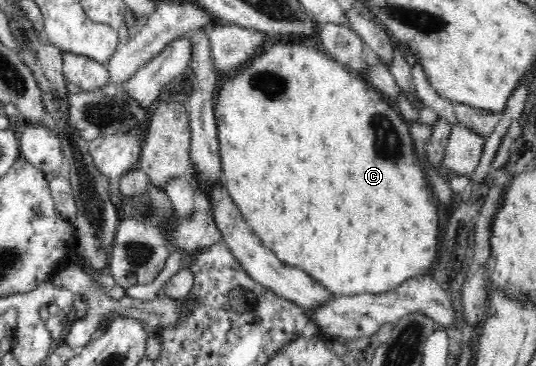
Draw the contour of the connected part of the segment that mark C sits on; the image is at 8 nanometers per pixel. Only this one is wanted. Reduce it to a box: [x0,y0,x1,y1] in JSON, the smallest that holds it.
[213,41,438,296]

